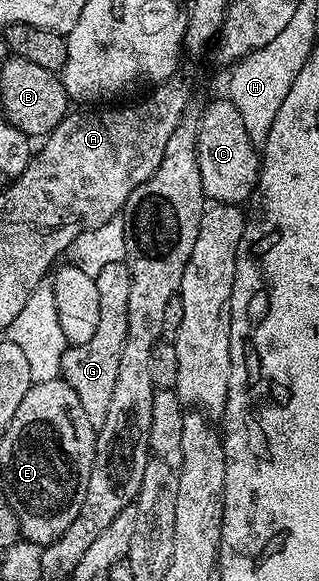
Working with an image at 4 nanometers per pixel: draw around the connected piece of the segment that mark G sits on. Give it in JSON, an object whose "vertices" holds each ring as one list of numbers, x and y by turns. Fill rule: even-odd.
{"vertices":[[117,261,108,263,108,267,103,267,100,275,93,279,100,297,100,324,88,343,67,348,62,357,60,377,72,387,72,391,76,391,84,415,88,415,90,422,97,427,104,423,104,415,108,415,108,403,112,403,112,391,116,387,116,370,120,367,120,351,124,349,124,335,128,329,130,272,125,263]]}

